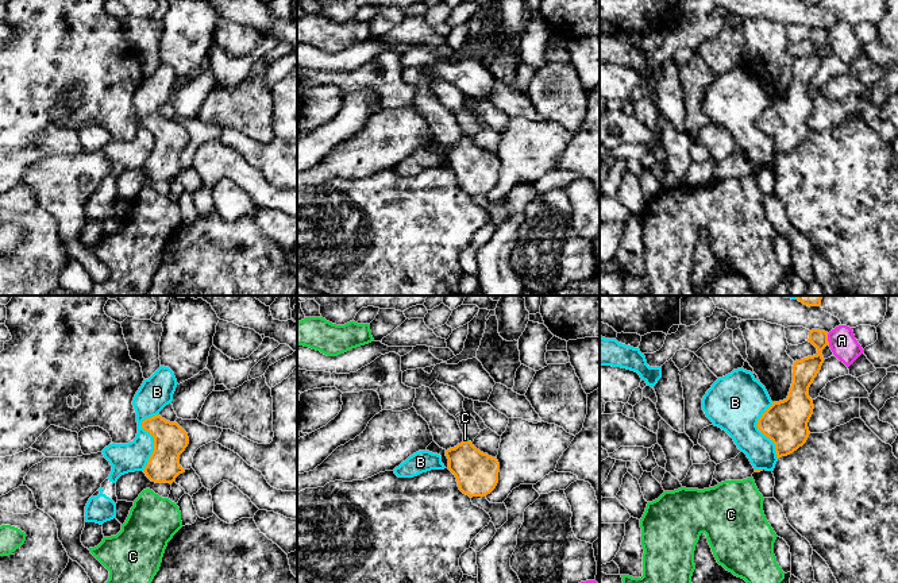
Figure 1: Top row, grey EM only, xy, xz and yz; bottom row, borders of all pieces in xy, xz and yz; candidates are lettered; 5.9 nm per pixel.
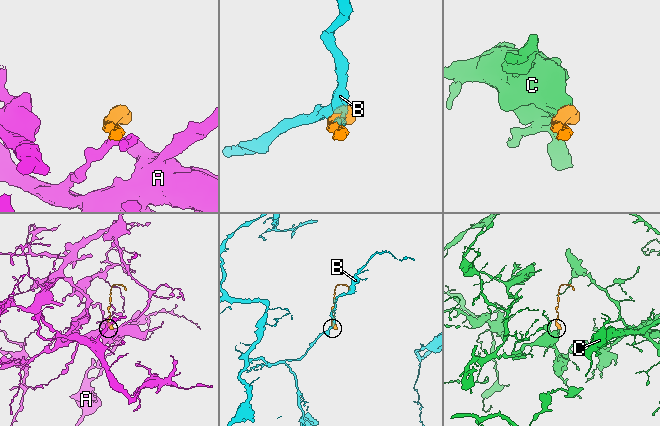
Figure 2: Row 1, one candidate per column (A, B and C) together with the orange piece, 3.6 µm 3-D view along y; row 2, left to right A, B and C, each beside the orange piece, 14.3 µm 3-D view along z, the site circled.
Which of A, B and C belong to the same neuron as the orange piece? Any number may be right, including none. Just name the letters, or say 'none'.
C

